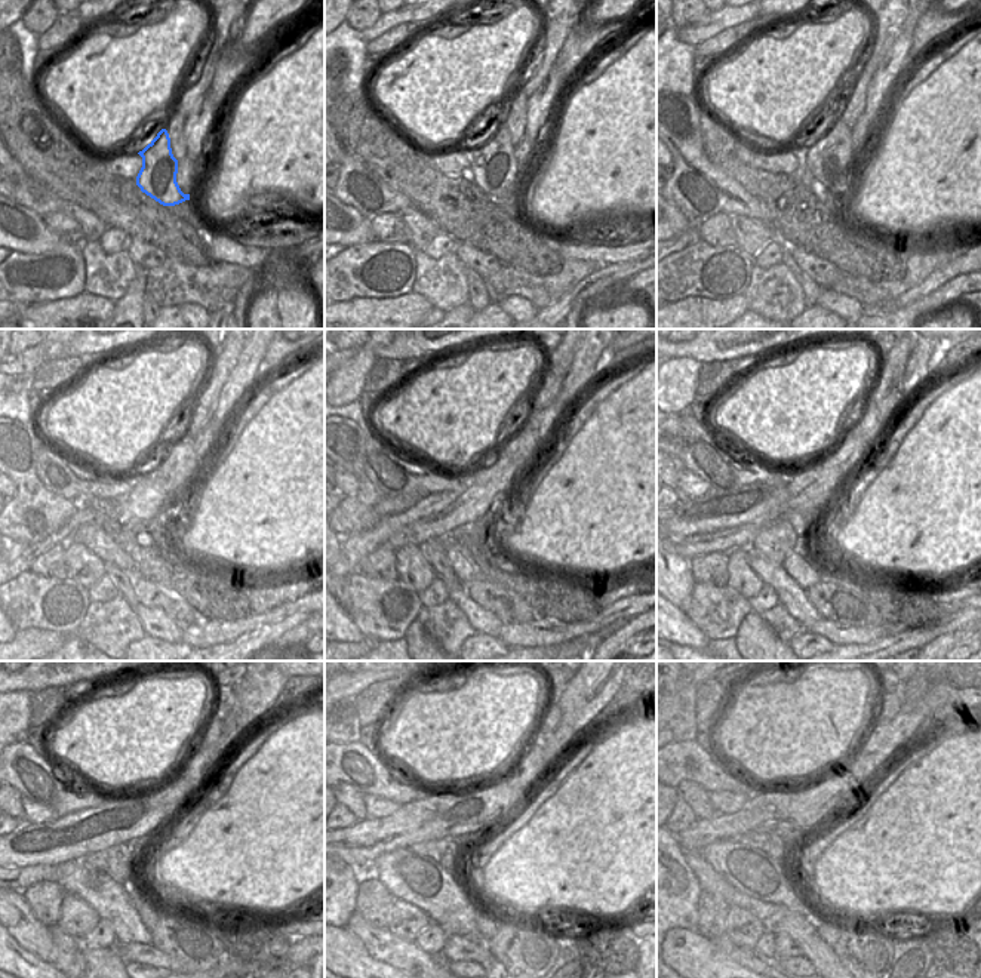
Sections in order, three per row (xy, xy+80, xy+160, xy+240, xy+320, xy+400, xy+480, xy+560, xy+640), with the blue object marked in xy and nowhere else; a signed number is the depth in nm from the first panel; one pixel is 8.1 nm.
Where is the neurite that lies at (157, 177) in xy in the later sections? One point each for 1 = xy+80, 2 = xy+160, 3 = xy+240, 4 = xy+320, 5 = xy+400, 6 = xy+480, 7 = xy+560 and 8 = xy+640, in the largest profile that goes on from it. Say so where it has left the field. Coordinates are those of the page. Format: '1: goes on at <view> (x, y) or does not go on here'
1: goes on at xy+80 (494, 168)
2: goes on at xy+160 (830, 154)
3: goes on at xy+240 (172, 474)
4: goes on at xy+320 (522, 446)
5: goes on at xy+400 (855, 443)
6: goes on at xy+480 (245, 706)
7: goes on at xy+560 (590, 691)
8: goes on at xy+640 (910, 691)

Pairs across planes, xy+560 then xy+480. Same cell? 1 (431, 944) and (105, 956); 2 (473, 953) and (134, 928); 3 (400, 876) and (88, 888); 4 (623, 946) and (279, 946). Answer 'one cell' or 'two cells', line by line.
1: two cells
2: two cells
3: one cell
4: one cell

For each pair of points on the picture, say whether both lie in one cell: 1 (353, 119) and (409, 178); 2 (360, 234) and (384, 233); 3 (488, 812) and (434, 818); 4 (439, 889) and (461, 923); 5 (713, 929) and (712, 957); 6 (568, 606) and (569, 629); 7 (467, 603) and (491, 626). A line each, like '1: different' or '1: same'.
1: same
2: different
3: same
4: same
5: different
6: different
7: same

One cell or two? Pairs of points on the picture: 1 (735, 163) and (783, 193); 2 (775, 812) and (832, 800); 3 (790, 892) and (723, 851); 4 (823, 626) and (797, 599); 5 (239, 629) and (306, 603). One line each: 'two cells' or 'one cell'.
1: one cell
2: one cell
3: one cell
4: two cells
5: one cell

